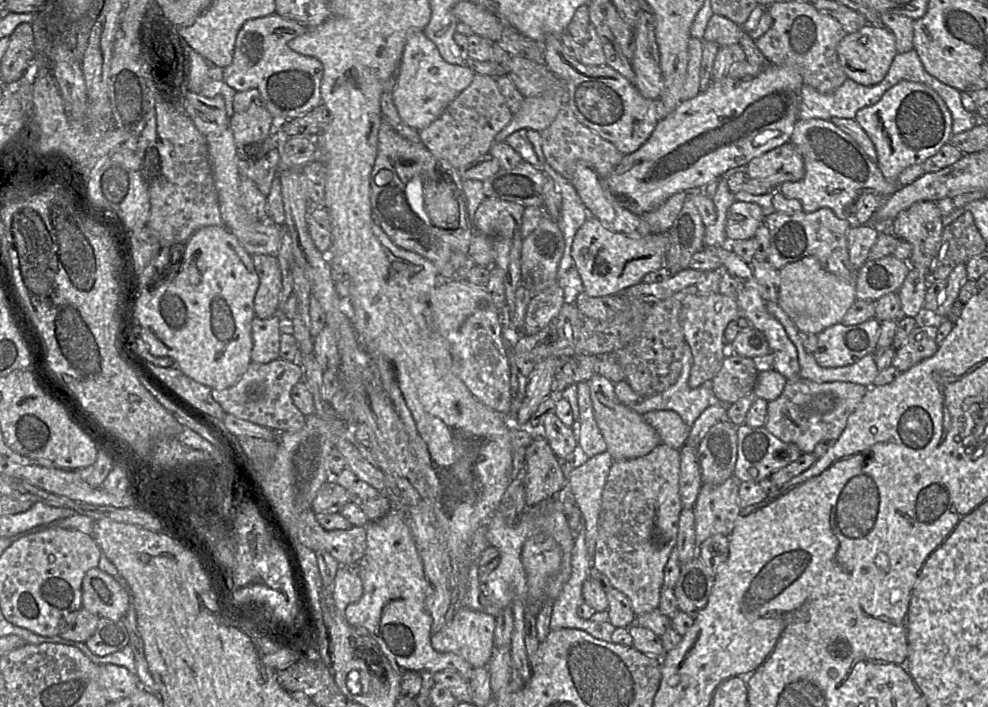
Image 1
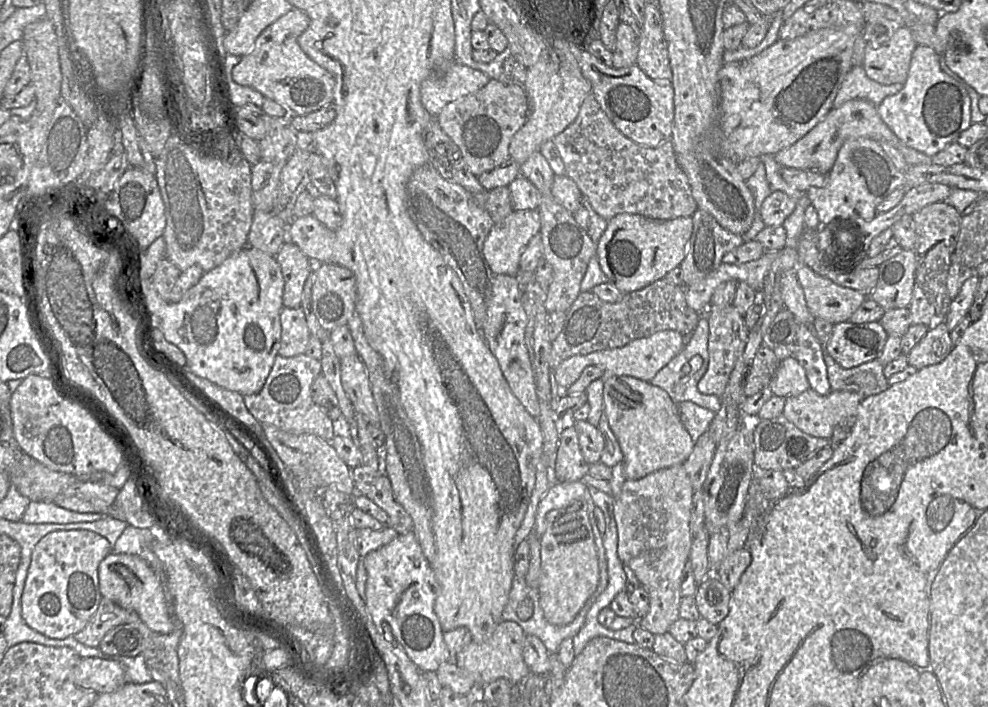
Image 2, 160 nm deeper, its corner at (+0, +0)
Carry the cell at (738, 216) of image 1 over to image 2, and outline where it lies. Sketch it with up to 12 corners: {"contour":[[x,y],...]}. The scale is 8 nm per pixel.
{"contour":[[774,191],[758,209],[766,227],[781,226],[795,211],[799,196]]}

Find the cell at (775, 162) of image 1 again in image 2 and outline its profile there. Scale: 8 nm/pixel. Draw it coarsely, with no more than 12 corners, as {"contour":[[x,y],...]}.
{"contour":[[852,99],[833,108],[791,146],[782,168],[827,174],[850,139],[887,142],[909,166],[931,157],[906,146],[877,105]]}

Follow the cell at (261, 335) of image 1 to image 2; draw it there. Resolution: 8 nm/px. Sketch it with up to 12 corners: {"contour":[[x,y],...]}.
{"contour":[[283,308],[278,355],[304,354],[311,337],[304,310]]}

